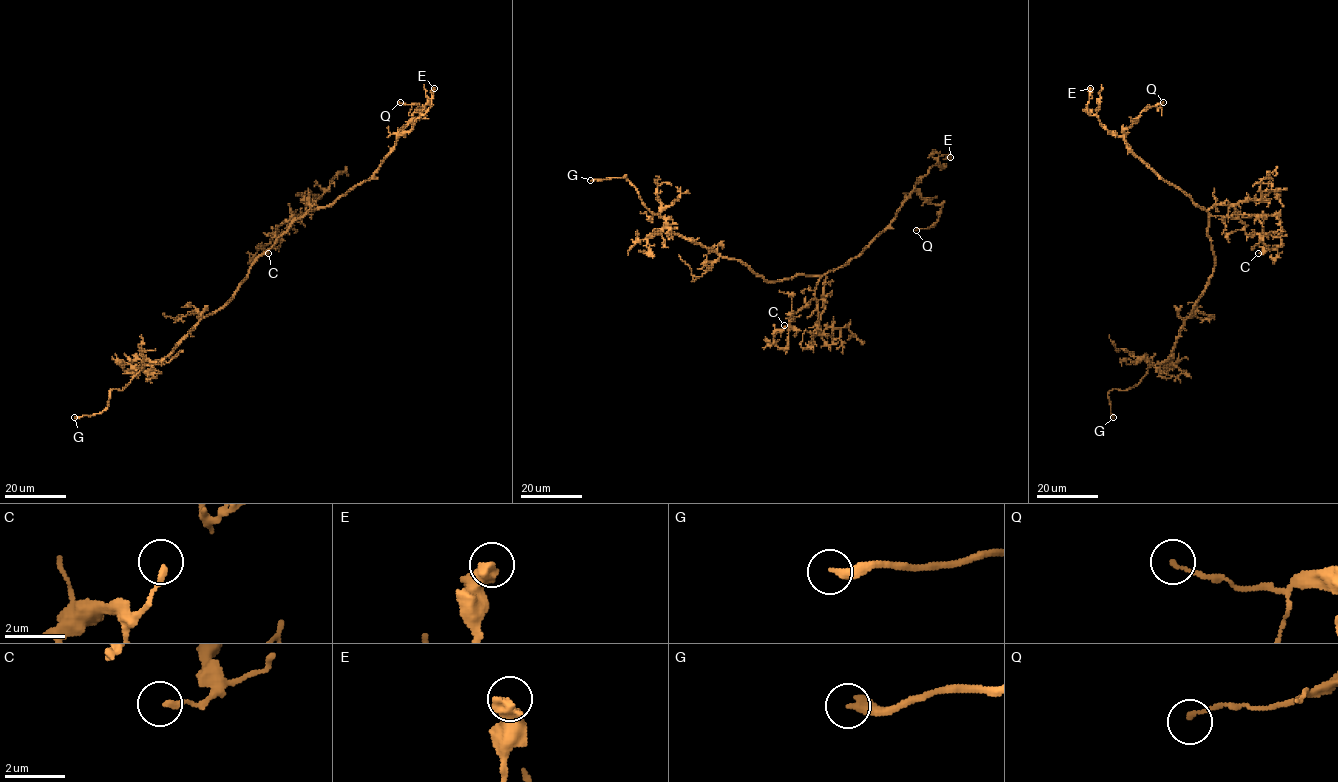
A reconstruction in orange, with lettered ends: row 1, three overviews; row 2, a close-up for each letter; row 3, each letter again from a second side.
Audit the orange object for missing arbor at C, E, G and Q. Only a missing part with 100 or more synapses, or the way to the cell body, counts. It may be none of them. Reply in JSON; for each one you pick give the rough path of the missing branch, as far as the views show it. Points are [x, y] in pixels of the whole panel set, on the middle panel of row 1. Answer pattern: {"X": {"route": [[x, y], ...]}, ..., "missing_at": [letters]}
{"G": {"route": [[590, 180], [563, 188], [549, 184], [549, 187]]}, "missing_at": ["G"]}

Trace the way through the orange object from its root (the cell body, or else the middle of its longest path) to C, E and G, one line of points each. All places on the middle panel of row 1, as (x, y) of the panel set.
C: (778, 281), (800, 274), (820, 278), (815, 296), (790, 314), (787, 346), (780, 348), (773, 335), (784, 325)
E: (778, 281), (800, 274), (822, 276), (845, 265), (889, 224), (938, 158), (943, 154), (950, 157)
G: (778, 281), (766, 281), (744, 263), (675, 234), (644, 205), (625, 175), (590, 180)

